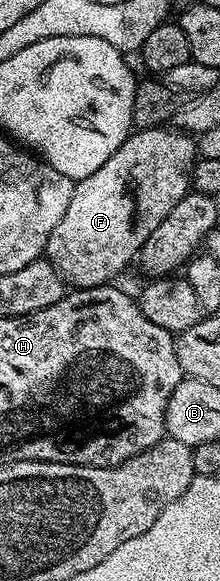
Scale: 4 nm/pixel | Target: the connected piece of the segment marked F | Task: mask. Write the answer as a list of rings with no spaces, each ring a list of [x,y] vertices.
[[[179,128],[137,129],[135,132],[129,133],[127,140],[118,148],[118,152],[114,152],[114,156],[110,156],[110,160],[106,160],[106,164],[102,164],[102,168],[98,168],[98,172],[90,172],[90,176],[81,178],[76,182],[74,196],[70,196],[70,205],[66,208],[66,216],[62,216],[62,220],[58,220],[58,228],[54,228],[54,232],[50,232],[46,261],[58,271],[60,277],[69,287],[85,290],[91,286],[109,285],[115,279],[112,278],[115,274],[122,273],[131,262],[133,265],[137,261],[140,249],[144,247],[146,240],[150,240],[150,232],[154,232],[154,228],[158,228],[158,224],[162,224],[162,220],[166,220],[166,216],[170,213],[170,208],[174,208],[174,204],[181,202],[190,193],[192,165],[197,161],[198,146],[193,135]]]

